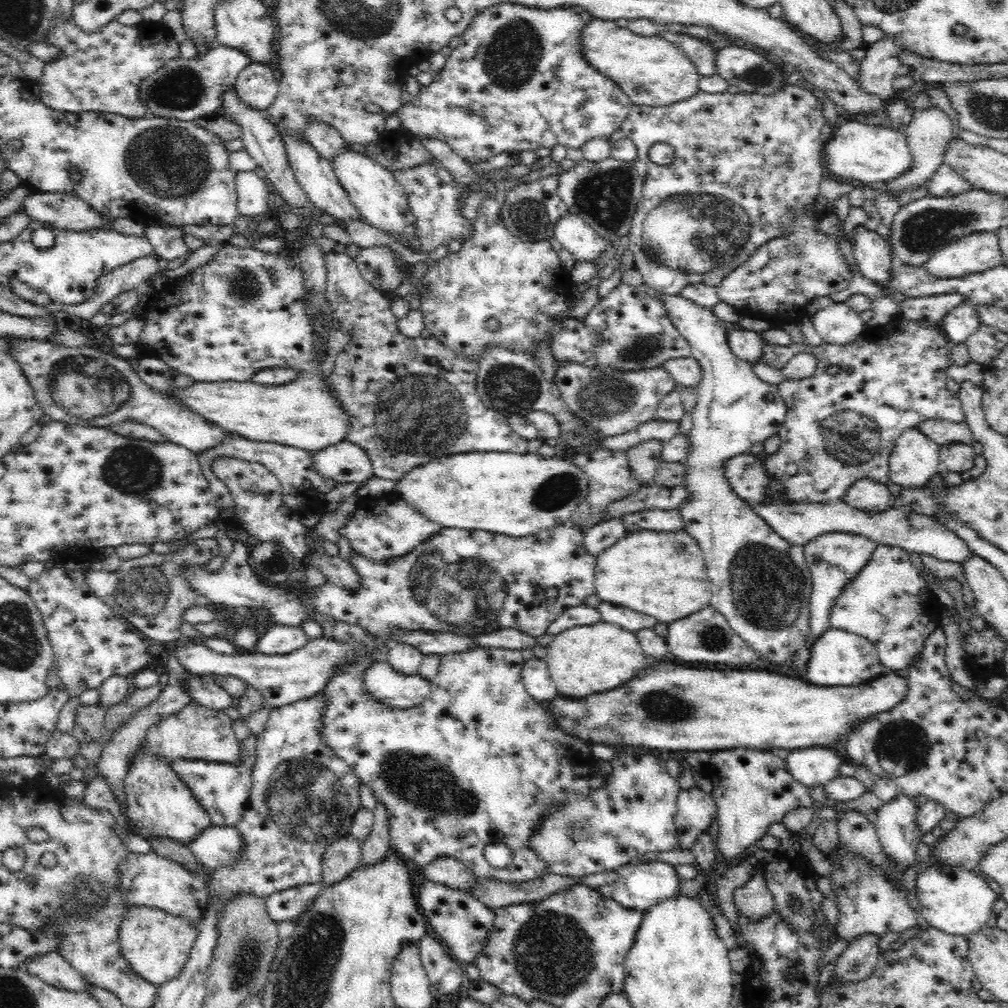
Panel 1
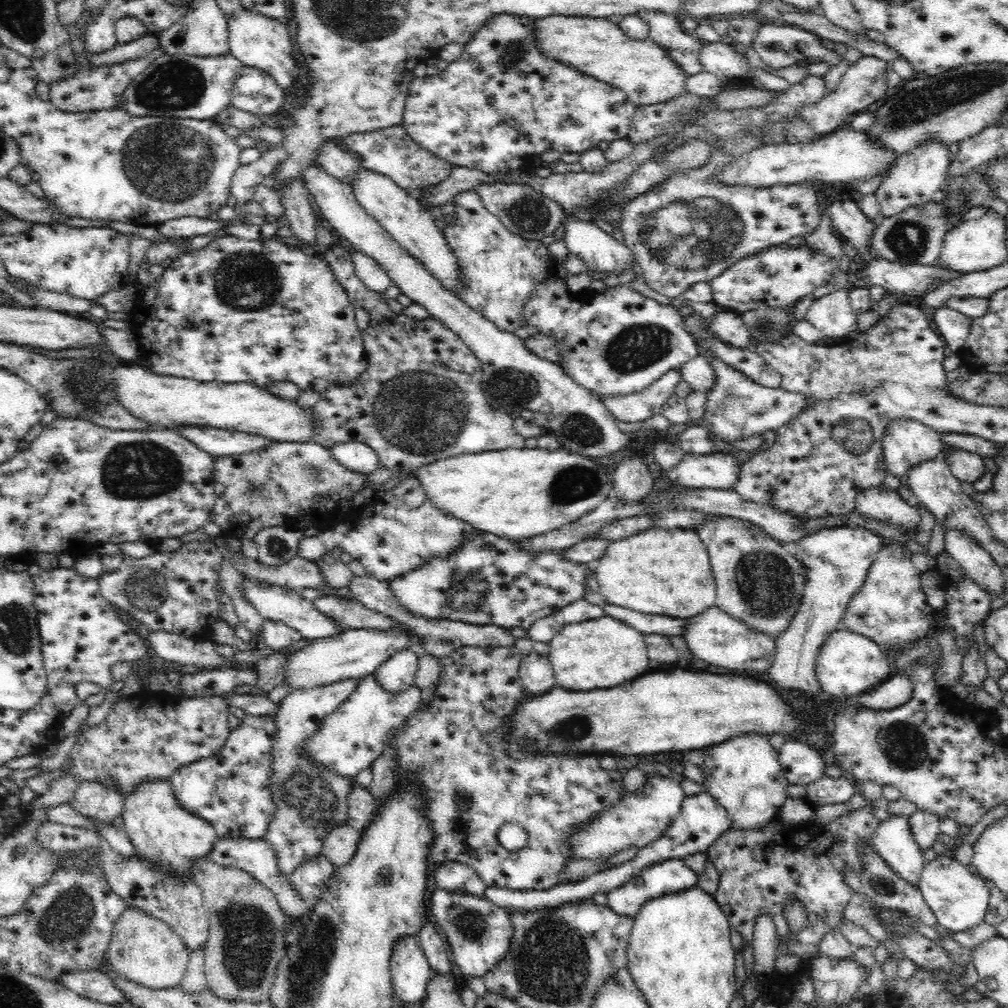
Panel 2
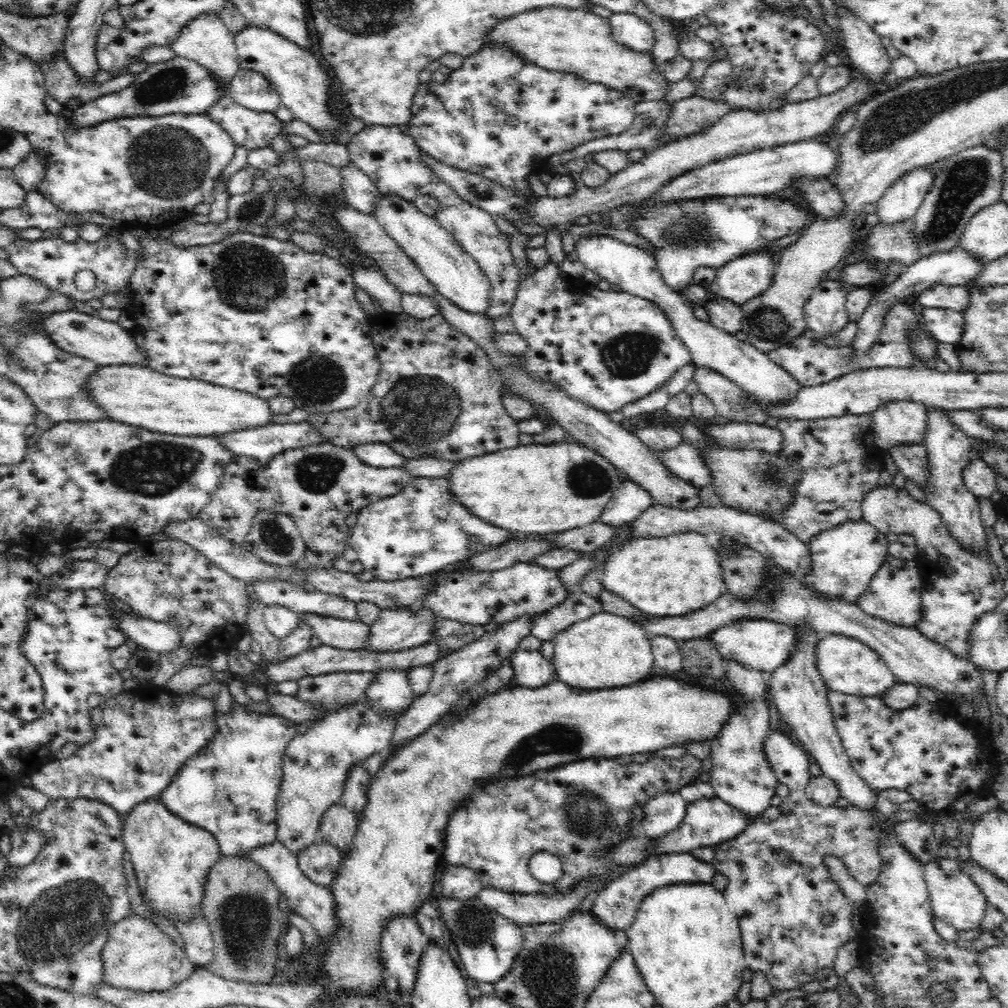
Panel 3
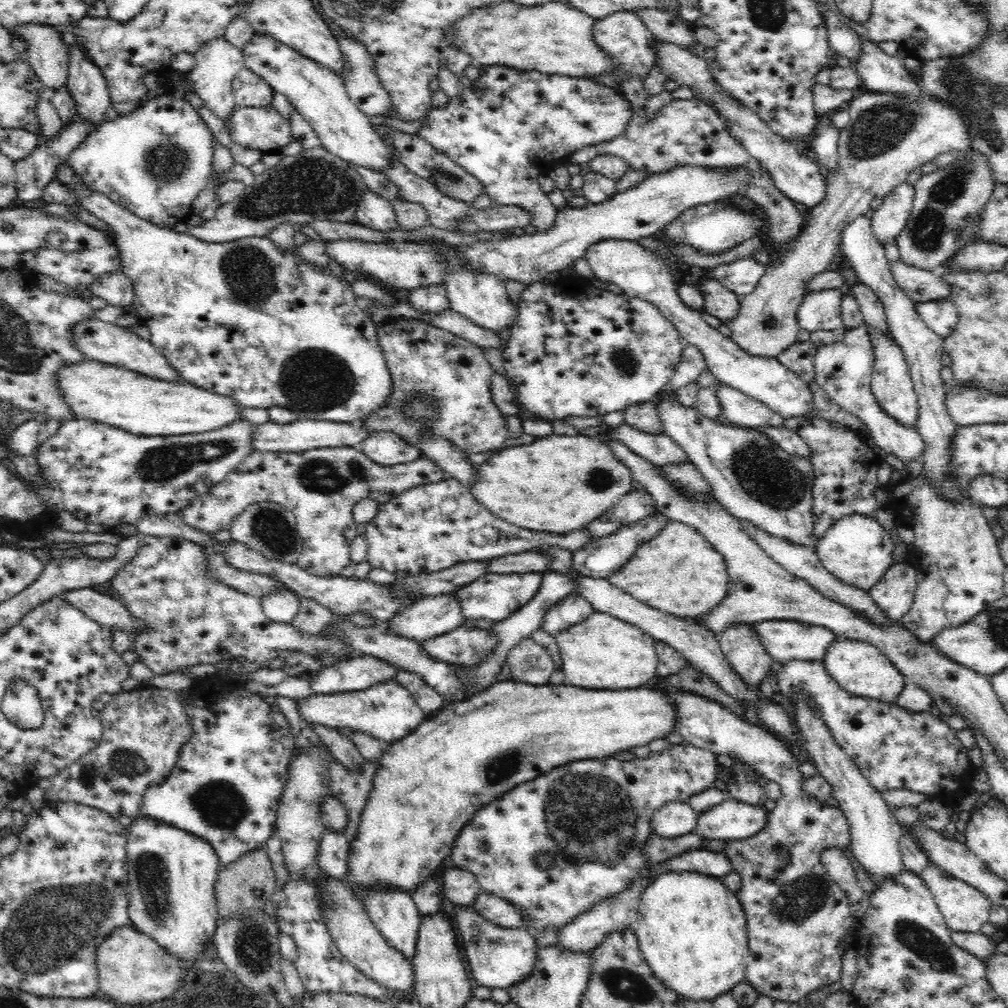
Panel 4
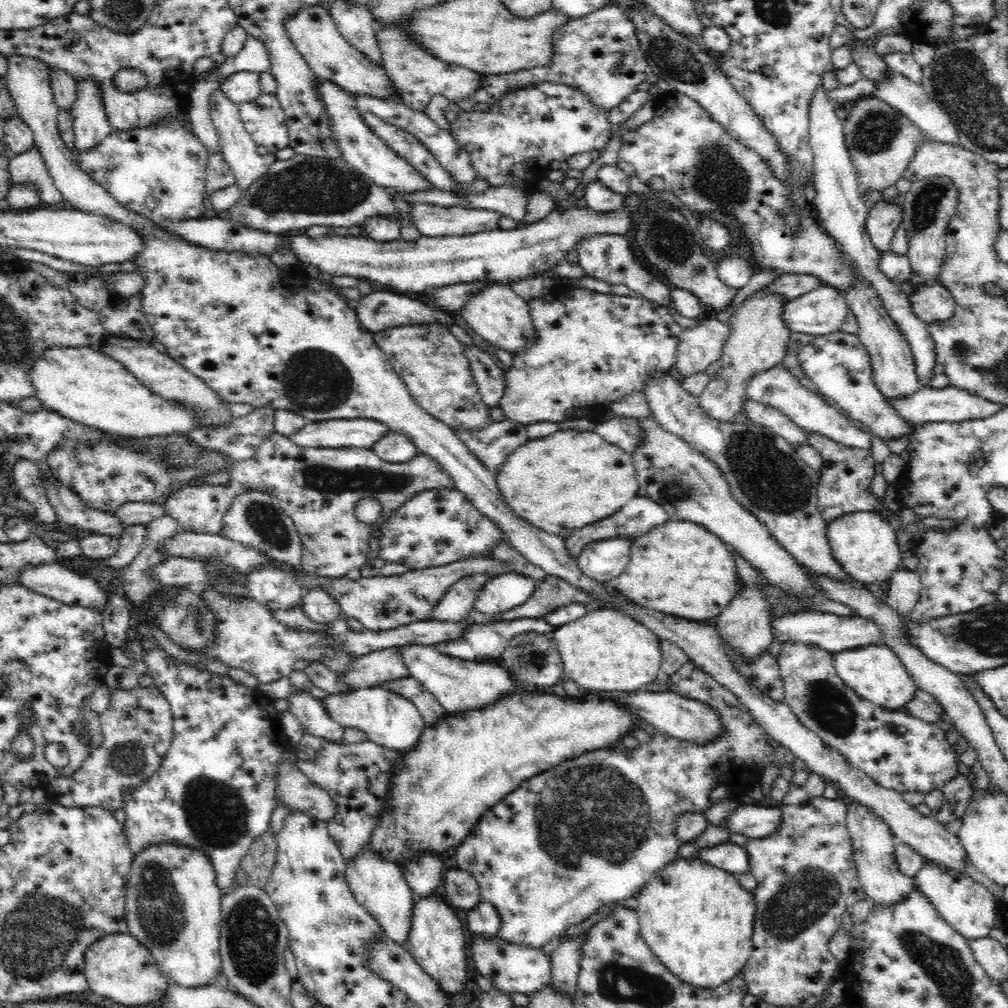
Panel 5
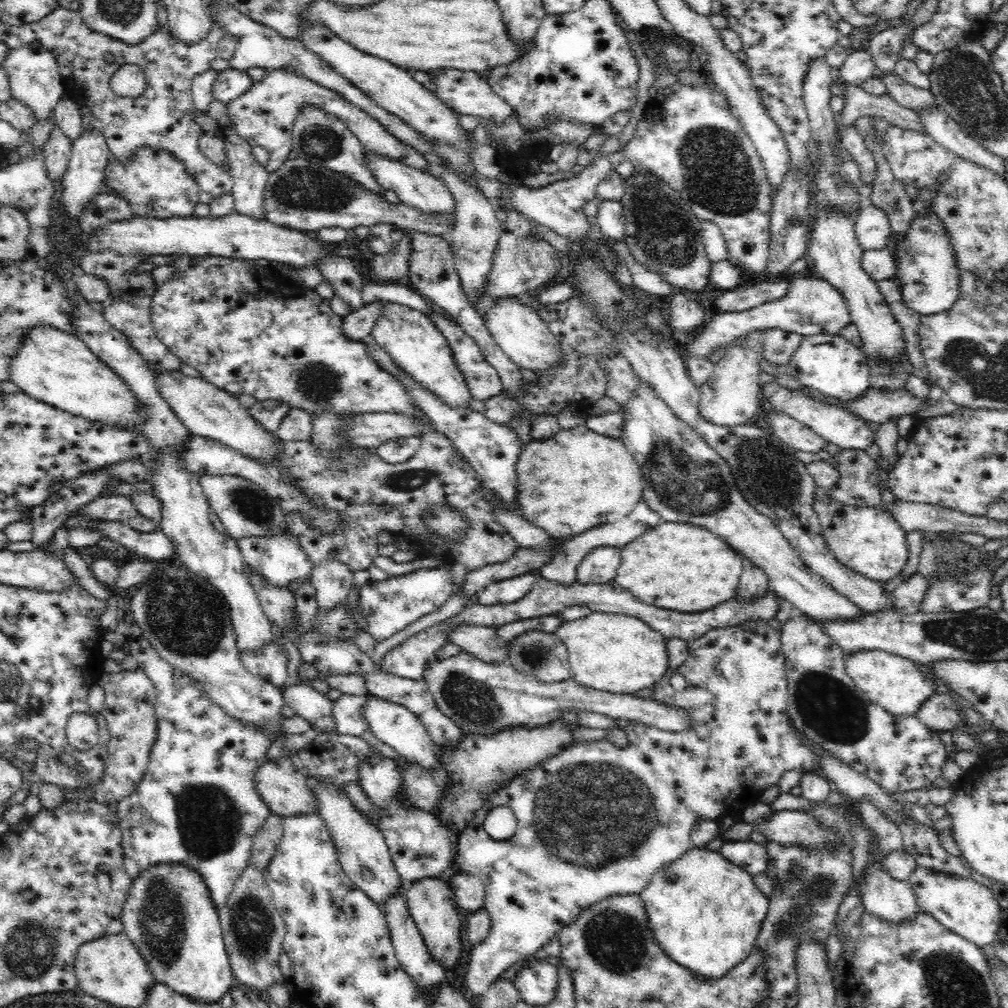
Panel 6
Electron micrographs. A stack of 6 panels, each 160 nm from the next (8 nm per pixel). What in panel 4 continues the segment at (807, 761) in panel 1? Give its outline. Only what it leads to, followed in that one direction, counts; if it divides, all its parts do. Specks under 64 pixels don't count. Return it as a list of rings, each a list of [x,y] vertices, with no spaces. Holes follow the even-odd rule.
[[[676,693],[672,696],[674,704],[676,704],[676,730],[678,734],[684,738],[685,743],[694,746],[695,748],[700,748],[703,750],[712,751],[716,754],[731,754],[731,756],[737,756],[739,760],[747,762],[750,766],[753,766],[763,777],[768,778],[768,780],[778,783],[781,791],[781,797],[772,805],[769,805],[766,810],[766,822],[764,826],[760,828],[756,834],[752,834],[746,839],[742,840],[728,840],[724,844],[722,853],[728,857],[730,865],[732,865],[732,872],[738,873],[740,875],[740,888],[734,891],[736,899],[740,901],[740,906],[744,911],[744,918],[746,919],[746,930],[747,930],[747,944],[749,945],[749,955],[750,958],[746,959],[747,967],[745,968],[745,981],[754,987],[760,995],[769,996],[776,1001],[782,1000],[782,1002],[798,1002],[801,1003],[804,996],[808,996],[810,992],[820,989],[823,986],[830,985],[834,982],[841,980],[842,973],[842,958],[840,952],[840,946],[845,944],[846,936],[856,936],[856,930],[858,927],[858,920],[852,916],[850,901],[848,900],[848,895],[828,877],[828,873],[824,871],[822,863],[820,863],[820,854],[824,849],[840,849],[846,855],[846,858],[851,862],[853,869],[855,870],[855,877],[858,879],[860,886],[867,892],[872,893],[876,888],[876,879],[872,878],[858,862],[858,859],[853,855],[851,851],[851,834],[850,825],[848,824],[848,819],[846,815],[839,809],[839,807],[832,807],[825,803],[824,801],[817,800],[813,797],[806,796],[803,791],[803,782],[805,778],[802,776],[800,771],[800,762],[796,757],[794,757],[789,750],[789,748],[780,740],[776,734],[772,734],[767,729],[762,728],[757,723],[752,723],[748,720],[742,719],[740,716],[734,714],[730,709],[724,707],[722,704],[717,703],[707,697],[697,695],[690,695],[686,693]],[[780,846],[786,846],[788,848],[788,854],[786,856],[782,855],[779,851]]]

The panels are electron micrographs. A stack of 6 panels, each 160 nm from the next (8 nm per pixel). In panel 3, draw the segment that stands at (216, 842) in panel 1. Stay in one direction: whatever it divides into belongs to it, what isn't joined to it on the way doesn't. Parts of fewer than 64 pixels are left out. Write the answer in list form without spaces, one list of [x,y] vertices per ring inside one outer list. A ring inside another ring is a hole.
[[[276,840],[272,844],[250,848],[246,854],[242,854],[242,857],[250,859],[252,863],[256,863],[258,867],[262,867],[262,870],[268,873],[268,878],[276,885],[280,894],[284,896],[284,900],[287,901],[286,908],[290,914],[294,913],[304,917],[316,929],[322,940],[332,934],[332,930],[338,926],[338,919],[334,915],[332,891],[330,891],[330,887],[320,887],[302,875],[302,871],[298,869],[298,863],[296,863],[295,853]]]

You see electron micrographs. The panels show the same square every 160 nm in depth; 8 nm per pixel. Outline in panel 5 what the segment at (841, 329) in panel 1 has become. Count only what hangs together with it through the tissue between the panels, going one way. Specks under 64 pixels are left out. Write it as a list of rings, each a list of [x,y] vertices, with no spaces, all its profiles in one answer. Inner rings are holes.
[[[822,285],[789,300],[784,305],[783,321],[792,333],[824,336],[841,328],[848,308],[842,292]]]

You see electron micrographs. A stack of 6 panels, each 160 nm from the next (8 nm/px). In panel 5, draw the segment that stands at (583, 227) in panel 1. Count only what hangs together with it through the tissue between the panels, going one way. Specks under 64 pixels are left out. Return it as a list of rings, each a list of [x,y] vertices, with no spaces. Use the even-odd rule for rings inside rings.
[[[592,235],[587,239],[582,239],[575,250],[578,253],[578,265],[586,271],[586,276],[604,280],[610,285],[624,284],[646,300],[666,307],[668,310],[673,308],[671,286],[667,286],[638,262],[626,236]],[[781,364],[772,366],[768,370],[752,376],[746,382],[746,396],[748,399],[783,412],[784,416],[792,419],[794,424],[803,430],[816,432],[816,434],[830,438],[838,444],[864,450],[868,450],[872,446],[872,436],[870,433],[856,428],[851,421],[838,413],[838,409],[830,407],[830,404],[817,392],[810,391],[804,387],[799,379]]]

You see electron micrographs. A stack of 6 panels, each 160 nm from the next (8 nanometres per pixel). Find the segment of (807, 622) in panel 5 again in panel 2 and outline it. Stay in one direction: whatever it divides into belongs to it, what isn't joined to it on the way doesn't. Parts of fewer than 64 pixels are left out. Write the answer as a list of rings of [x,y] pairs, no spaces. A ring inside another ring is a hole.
[[[708,608],[706,612],[690,617],[684,626],[684,634],[680,634],[692,658],[708,662],[712,666],[722,666],[730,670],[754,670],[764,672],[769,669],[774,660],[775,642],[770,635],[752,630],[744,623],[733,619],[726,612]]]

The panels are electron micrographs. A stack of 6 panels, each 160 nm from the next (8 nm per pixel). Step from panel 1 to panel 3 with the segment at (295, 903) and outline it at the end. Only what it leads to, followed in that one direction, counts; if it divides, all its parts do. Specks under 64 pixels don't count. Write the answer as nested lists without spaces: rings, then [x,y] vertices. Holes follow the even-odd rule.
[[[319,840],[297,853],[296,863],[308,880],[320,887],[330,887],[343,857],[342,851]]]

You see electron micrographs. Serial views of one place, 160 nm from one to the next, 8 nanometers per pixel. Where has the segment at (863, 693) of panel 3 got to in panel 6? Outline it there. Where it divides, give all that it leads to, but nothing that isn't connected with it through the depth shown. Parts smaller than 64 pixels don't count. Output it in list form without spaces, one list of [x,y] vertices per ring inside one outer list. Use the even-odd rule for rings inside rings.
[[[866,650],[844,656],[846,675],[869,698],[890,714],[914,715],[920,705],[933,693],[932,684],[916,669],[916,663],[884,650]]]

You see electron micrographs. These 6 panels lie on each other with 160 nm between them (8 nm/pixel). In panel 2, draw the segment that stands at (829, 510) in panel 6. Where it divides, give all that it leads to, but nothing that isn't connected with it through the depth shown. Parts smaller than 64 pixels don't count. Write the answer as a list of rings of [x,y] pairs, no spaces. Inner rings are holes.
[[[842,527],[820,529],[792,547],[795,558],[805,566],[806,584],[796,616],[775,640],[774,660],[768,669],[774,686],[778,684],[782,693],[798,692],[808,700],[818,696],[820,683],[815,675],[815,662],[820,647],[832,632],[840,628],[852,595],[862,586],[870,564],[883,546],[883,540],[872,532]]]

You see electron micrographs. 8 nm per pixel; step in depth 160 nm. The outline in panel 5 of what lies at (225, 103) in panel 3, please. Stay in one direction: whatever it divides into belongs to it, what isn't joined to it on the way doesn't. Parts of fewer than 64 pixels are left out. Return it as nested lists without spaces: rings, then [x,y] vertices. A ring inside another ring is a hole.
[[[262,93],[254,102],[239,104],[238,108],[245,132],[256,146],[265,146],[271,155],[289,146],[286,115],[277,95]]]

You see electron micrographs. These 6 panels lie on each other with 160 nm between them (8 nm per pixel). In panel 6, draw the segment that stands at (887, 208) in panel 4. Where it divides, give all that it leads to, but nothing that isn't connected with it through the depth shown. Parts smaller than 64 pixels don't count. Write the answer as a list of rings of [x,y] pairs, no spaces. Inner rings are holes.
[[[873,204],[864,206],[856,216],[855,233],[863,250],[883,249],[891,238],[888,215]]]

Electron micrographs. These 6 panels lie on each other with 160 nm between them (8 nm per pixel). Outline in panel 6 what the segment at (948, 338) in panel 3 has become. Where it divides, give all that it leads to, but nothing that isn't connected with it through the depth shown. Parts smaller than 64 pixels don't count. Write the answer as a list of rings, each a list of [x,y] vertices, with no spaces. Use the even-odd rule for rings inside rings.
[[[936,215],[916,217],[912,222],[906,239],[902,238],[898,251],[889,242],[886,246],[892,249],[898,260],[898,272],[892,280],[901,282],[901,303],[918,313],[921,317],[940,314],[952,308],[958,300],[958,268],[954,251],[946,237],[946,231]]]

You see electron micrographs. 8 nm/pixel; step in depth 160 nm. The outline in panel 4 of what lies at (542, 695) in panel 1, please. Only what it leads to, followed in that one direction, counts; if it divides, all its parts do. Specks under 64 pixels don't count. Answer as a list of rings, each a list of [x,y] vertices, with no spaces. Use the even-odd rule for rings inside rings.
[[[530,638],[512,647],[507,656],[506,666],[509,679],[540,686],[549,684],[548,678],[555,664],[546,649]]]

